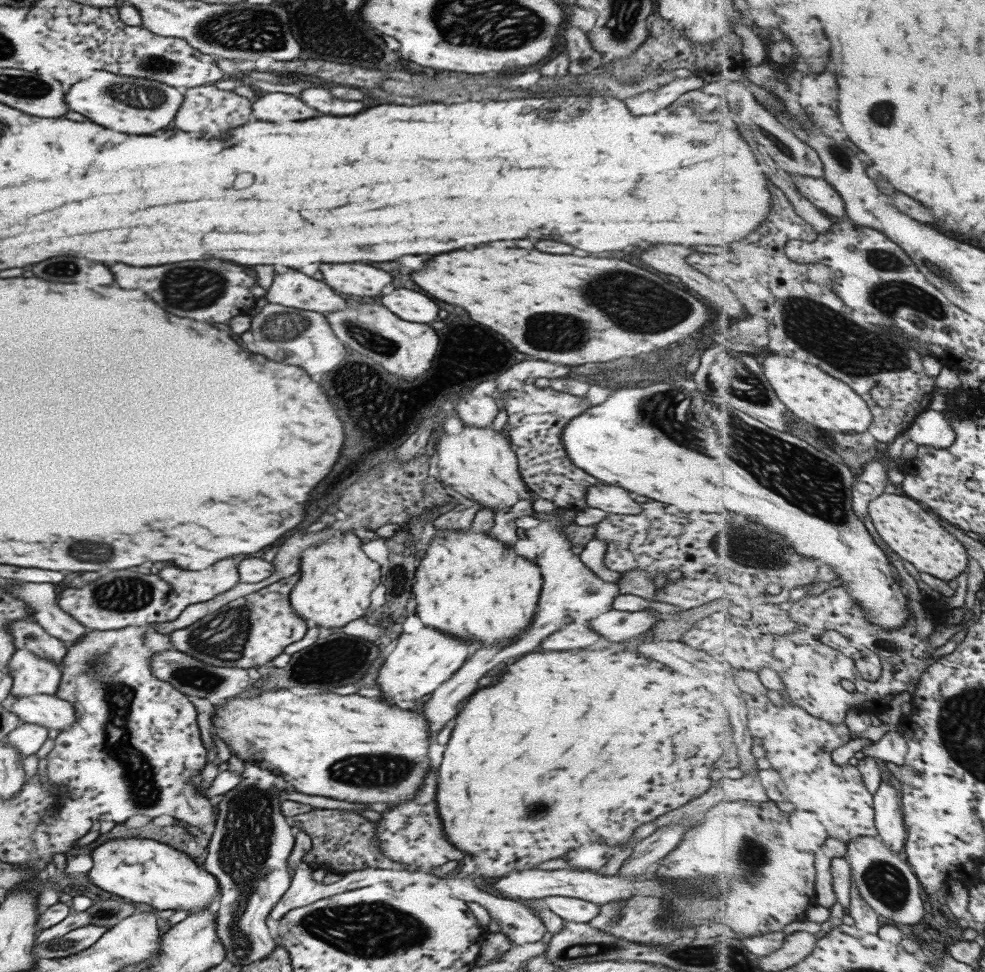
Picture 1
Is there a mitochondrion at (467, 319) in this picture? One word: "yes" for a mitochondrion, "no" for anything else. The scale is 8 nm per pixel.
no

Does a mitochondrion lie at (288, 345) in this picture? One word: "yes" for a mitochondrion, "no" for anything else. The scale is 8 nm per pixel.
yes

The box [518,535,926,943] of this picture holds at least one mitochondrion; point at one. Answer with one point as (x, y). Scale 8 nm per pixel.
(885, 882)

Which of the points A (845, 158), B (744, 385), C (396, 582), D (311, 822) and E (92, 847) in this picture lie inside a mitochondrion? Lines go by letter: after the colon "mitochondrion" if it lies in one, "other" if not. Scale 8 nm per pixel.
A: mitochondrion
B: mitochondrion
C: mitochondrion
D: other
E: other

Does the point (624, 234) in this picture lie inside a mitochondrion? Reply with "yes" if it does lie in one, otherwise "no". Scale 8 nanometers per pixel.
no

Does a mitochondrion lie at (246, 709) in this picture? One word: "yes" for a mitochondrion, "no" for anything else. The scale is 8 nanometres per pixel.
no

